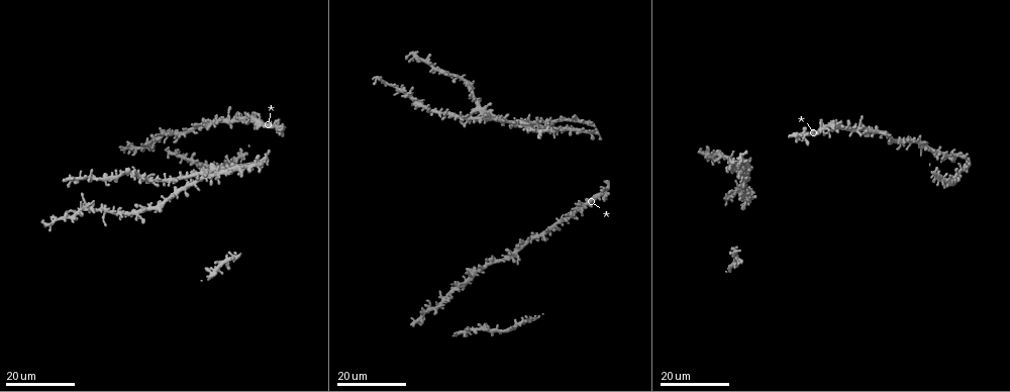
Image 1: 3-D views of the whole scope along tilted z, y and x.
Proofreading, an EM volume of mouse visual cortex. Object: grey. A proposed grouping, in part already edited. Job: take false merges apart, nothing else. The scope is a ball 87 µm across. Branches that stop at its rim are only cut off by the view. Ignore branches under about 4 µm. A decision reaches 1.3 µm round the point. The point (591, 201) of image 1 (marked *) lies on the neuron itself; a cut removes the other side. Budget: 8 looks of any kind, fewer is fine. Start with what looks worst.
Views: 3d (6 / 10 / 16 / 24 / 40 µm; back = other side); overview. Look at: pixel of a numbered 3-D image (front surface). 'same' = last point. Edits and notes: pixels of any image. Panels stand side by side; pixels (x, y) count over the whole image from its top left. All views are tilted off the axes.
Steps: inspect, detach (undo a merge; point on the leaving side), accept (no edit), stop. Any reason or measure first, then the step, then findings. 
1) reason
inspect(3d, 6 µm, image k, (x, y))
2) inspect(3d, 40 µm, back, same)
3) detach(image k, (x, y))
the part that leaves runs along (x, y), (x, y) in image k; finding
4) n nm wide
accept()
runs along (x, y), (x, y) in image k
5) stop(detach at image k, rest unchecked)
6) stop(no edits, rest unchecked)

four or more arms meet
inspect(3d, 24 µm, image 1, (194, 185))

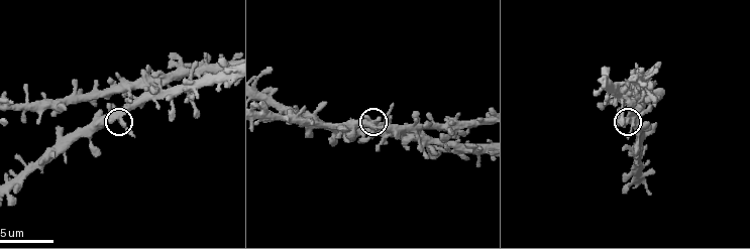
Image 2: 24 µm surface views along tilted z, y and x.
inspect(3d, 10 µm, image 2, (119, 117))

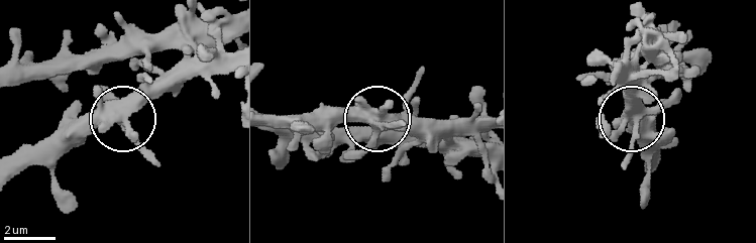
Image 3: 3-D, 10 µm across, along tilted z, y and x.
side arm 36 µm
accept()
all the same neuron

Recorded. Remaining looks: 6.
a narrow waist
inspect(3d, 16 µm, image 1, (481, 108))

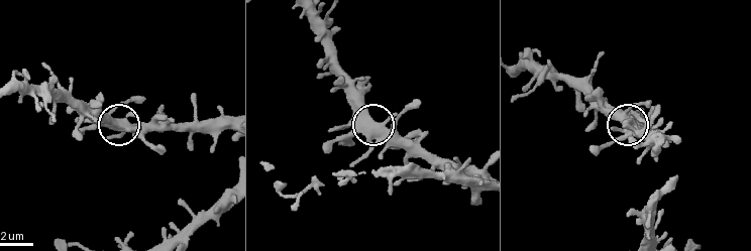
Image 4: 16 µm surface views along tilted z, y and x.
inspect(3d, 10 µm, image 4, (368, 115))

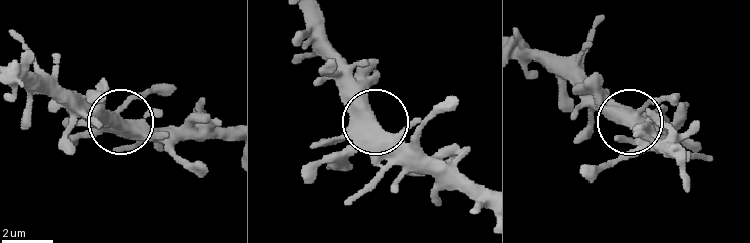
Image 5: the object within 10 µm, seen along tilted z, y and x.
accept()
continuous, no second neuron

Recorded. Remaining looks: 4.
four-way junction
inspect(3d, 24 µm, image 1, (139, 149))

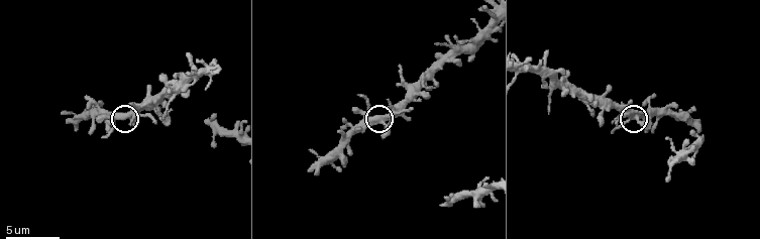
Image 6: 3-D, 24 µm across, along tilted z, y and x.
inspect(3d, 6 µm, image 6, (380, 120))

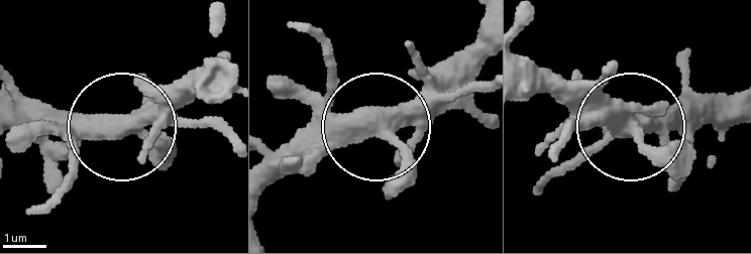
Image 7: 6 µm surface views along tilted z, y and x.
4 arms
accept()
one neuron here

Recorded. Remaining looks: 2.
inspect(3d, 10 µm, image 2, (463, 134))

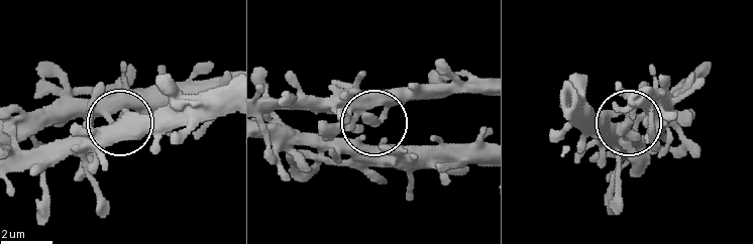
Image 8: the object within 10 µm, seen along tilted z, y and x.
inspect(3d, 6 µm, image 8, (373, 122))

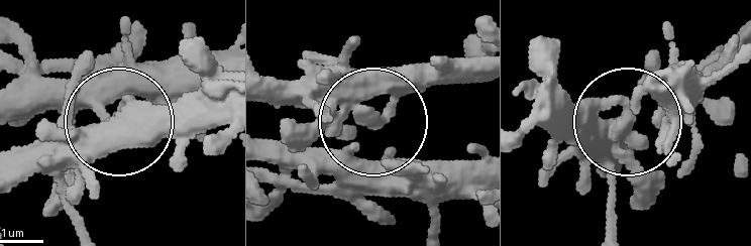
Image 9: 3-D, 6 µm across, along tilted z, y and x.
350 nm wide
accept()
all the same neuron

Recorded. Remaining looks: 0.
stop(no edits, rest unchecked)

